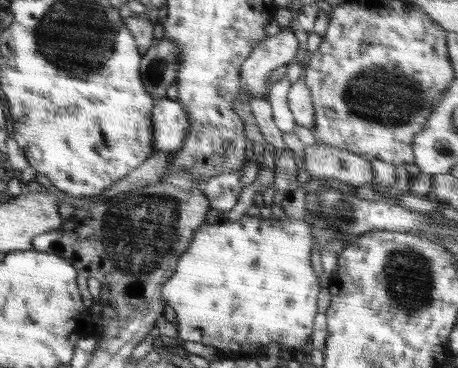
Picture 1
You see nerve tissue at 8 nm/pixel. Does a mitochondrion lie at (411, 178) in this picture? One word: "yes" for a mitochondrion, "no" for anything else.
no

